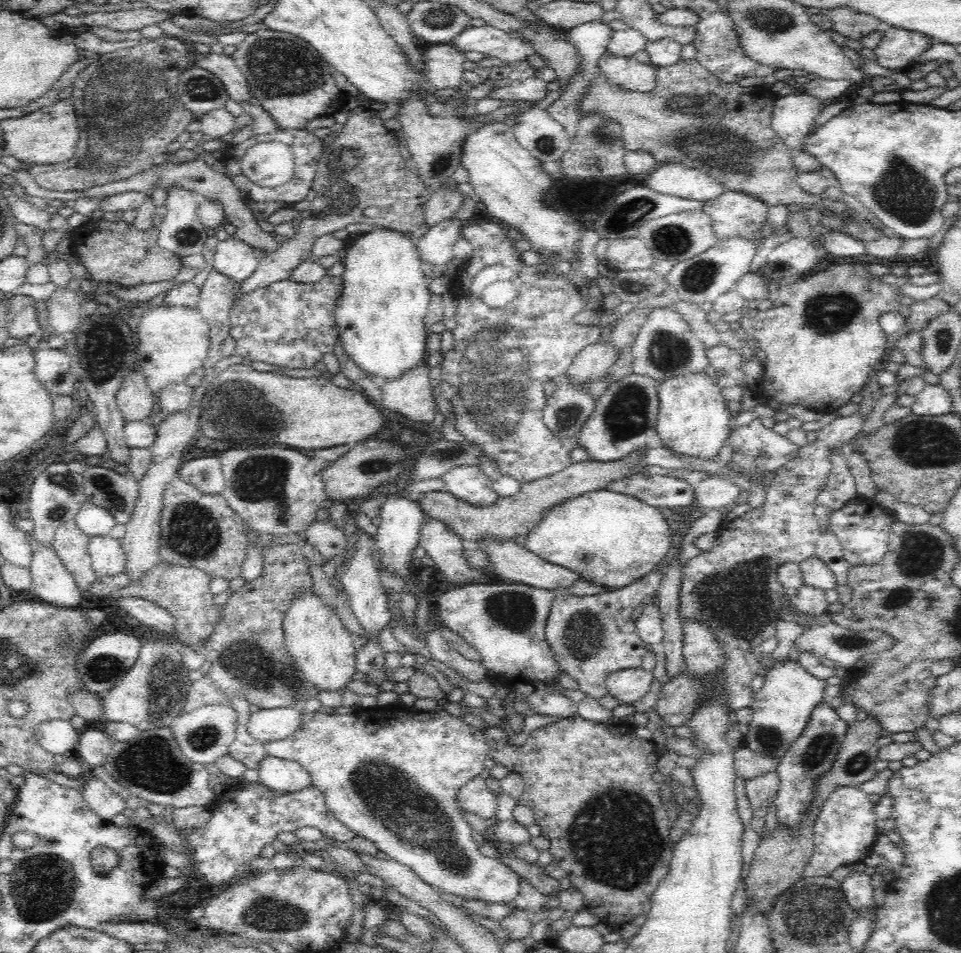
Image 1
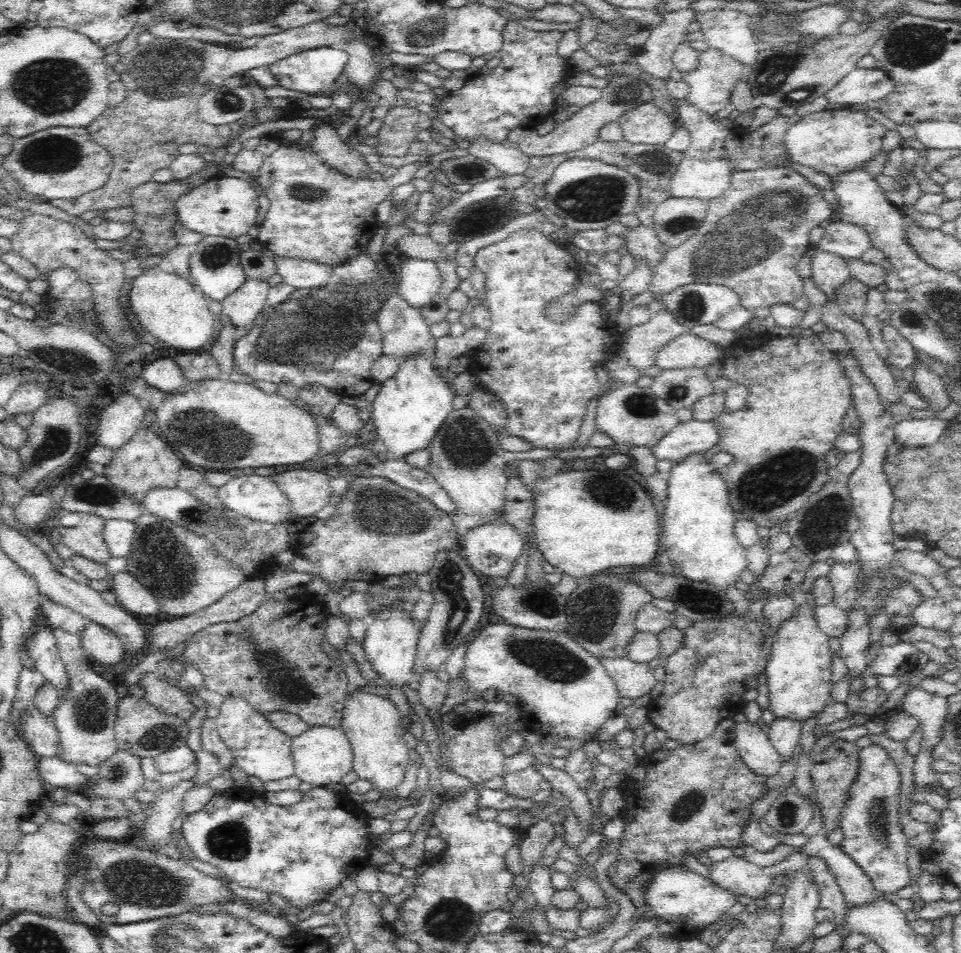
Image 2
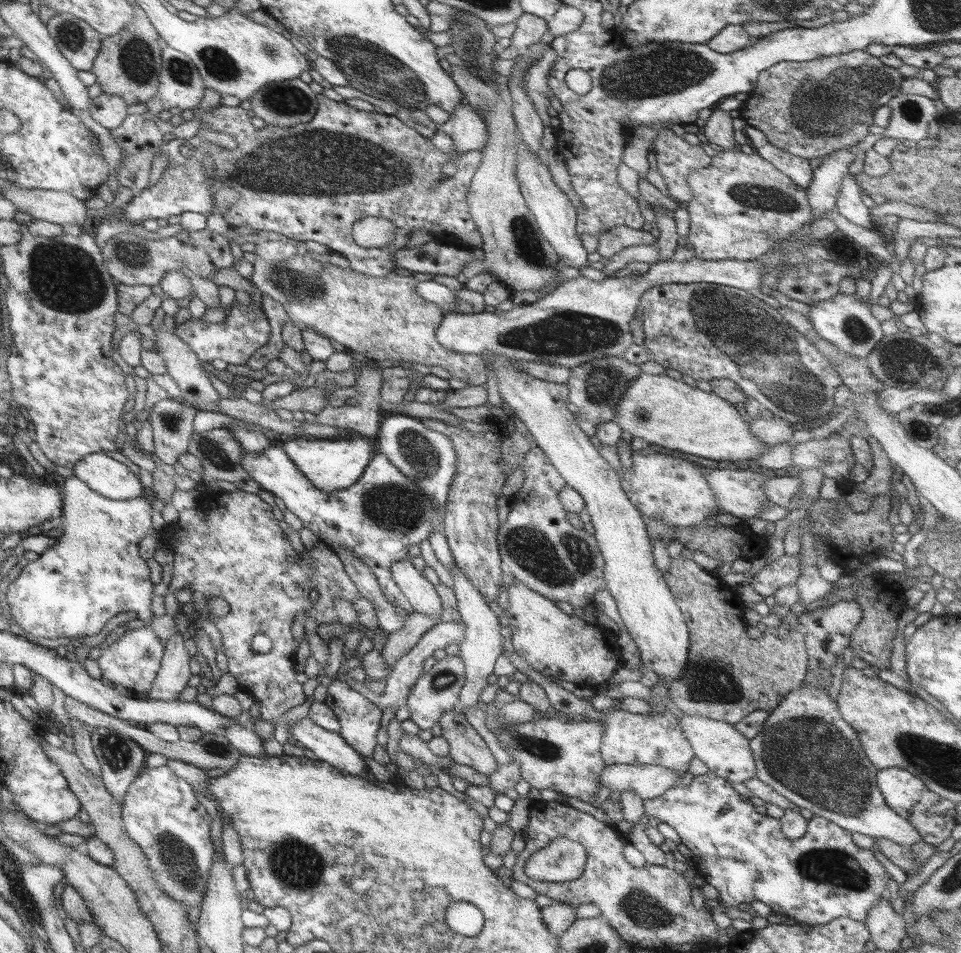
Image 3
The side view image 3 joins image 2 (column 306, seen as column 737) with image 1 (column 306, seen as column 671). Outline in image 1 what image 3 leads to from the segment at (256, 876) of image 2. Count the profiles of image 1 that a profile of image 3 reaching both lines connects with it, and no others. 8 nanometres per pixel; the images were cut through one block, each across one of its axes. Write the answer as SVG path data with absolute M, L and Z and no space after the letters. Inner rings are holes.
M240 780L234 788L226 790L222 796L216 796L216 802L210 806L210 820L200 828L186 828L182 830L186 848L192 852L194 858L194 876L202 880L204 886L212 886L216 894L224 894L226 886L234 886L234 882L248 878L250 874L260 872L254 864L262 856L266 848L270 848L274 842L280 842L282 834L296 834L302 828L316 828L328 838L330 842L354 842L358 836L348 830L342 822L338 822L330 812L326 812L324 794L316 786L308 786L300 792L290 792L288 796L276 796L274 790L270 790L264 784L252 784L246 780Z

